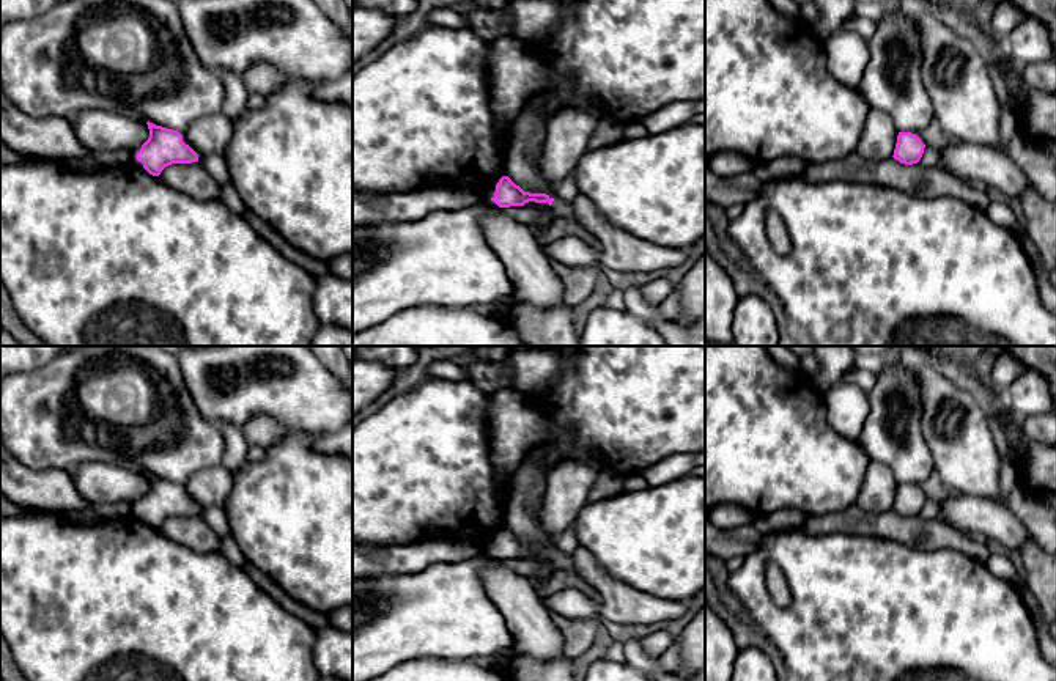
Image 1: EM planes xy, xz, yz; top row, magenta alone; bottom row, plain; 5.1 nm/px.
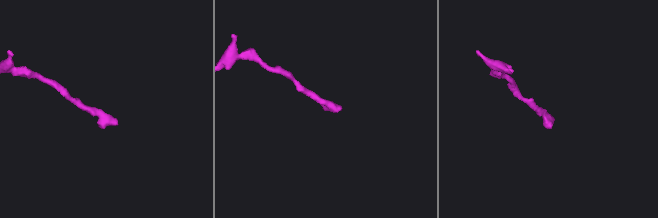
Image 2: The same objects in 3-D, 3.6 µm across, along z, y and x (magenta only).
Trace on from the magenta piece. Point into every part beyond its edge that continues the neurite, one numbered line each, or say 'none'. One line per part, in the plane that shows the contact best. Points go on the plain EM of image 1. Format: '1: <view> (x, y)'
1: xz (564, 562)

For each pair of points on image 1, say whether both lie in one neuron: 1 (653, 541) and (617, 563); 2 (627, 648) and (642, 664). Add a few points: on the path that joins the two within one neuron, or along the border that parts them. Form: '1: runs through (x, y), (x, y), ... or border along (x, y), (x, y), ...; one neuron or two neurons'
1: runs through (644, 541), (639, 541), (627, 554); one neuron
2: runs through (630, 651), (639, 661); one neuron

